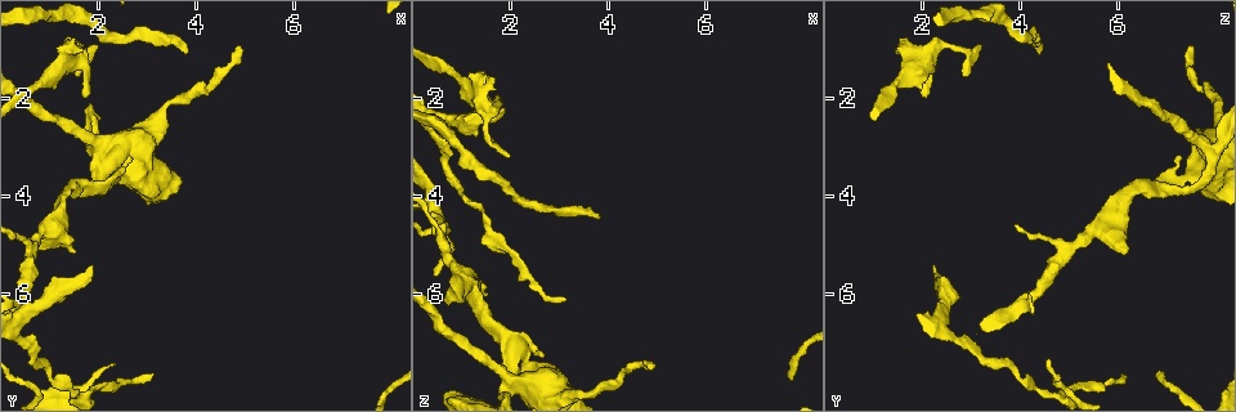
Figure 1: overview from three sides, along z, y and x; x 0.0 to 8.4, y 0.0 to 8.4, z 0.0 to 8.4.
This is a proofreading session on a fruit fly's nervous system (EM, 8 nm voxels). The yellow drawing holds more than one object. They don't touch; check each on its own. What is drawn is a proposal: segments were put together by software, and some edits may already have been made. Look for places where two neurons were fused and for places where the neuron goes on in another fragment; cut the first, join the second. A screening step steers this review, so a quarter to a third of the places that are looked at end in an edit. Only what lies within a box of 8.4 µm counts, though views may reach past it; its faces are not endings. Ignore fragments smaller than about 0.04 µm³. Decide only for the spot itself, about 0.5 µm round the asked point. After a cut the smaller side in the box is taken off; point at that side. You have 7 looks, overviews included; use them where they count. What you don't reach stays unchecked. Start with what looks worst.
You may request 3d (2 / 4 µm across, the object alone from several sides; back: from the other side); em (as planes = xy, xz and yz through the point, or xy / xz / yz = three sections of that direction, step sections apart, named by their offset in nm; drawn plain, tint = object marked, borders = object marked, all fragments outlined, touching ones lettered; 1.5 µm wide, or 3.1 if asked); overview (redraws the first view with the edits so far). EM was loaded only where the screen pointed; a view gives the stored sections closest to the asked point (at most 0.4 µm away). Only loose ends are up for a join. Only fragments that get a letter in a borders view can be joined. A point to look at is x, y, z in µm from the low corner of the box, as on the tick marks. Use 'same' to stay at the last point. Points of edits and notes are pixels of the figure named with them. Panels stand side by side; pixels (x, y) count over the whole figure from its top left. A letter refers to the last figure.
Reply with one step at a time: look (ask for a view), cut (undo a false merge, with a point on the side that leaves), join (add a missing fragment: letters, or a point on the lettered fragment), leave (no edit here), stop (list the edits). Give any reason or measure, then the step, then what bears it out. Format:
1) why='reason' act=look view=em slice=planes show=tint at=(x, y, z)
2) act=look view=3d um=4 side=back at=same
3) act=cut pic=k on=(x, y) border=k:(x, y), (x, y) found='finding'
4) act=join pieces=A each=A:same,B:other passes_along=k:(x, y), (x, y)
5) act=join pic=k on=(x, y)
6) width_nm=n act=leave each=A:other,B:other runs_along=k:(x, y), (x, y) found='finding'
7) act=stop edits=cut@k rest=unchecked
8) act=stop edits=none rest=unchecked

act=look view=em slice=xy step=8 show=borders at=(3.80, 1.10, 4.45)

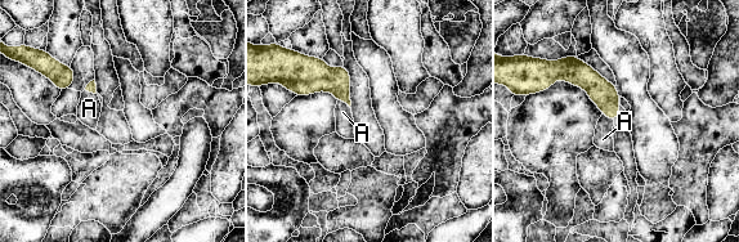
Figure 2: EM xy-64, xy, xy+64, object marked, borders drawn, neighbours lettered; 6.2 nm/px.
why='cut it another way' act=look view=em slice=planes show=borders at=same

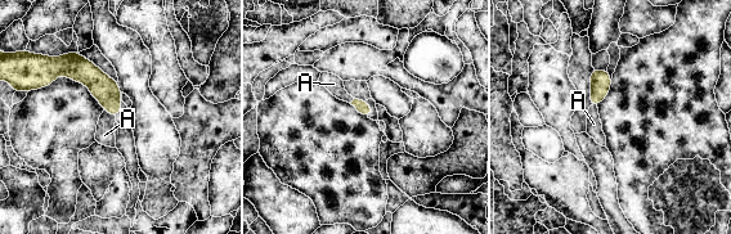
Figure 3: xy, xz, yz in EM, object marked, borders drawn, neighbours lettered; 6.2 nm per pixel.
act=join pieces=A each=A:same passes_along=3:(106, 90), (110, 113), (104, 135) found='it goes on there'

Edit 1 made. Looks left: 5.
act=look view=3d um=2 at=(1.90, 5.45, 2.25)

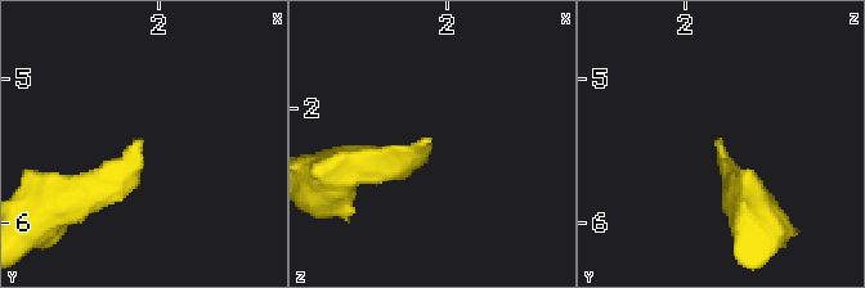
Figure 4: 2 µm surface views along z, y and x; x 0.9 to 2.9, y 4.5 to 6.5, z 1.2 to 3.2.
why='need the tissue' act=look view=em slice=planes show=plain at=(1.88, 5.46, 2.24)

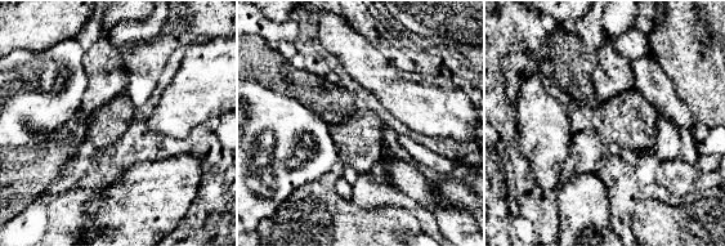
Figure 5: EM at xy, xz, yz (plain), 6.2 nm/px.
why='see the neighbours' act=look view=em slice=planes show=borders at=same

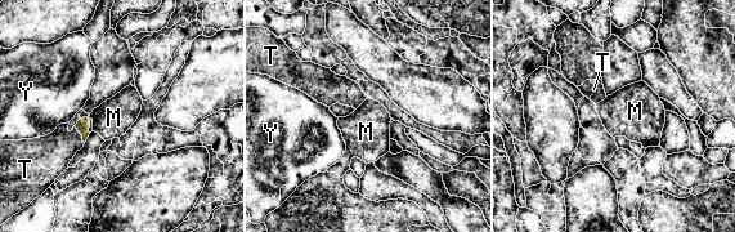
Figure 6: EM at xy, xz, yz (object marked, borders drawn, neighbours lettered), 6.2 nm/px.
act=leave each=M:other,T:other,Y:other border=6:(89, 115), (92, 119) found='none of them fits'

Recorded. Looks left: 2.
why='an open end' act=look view=em slice=planes show=borders at=(1.90, 3.60, 7.70)

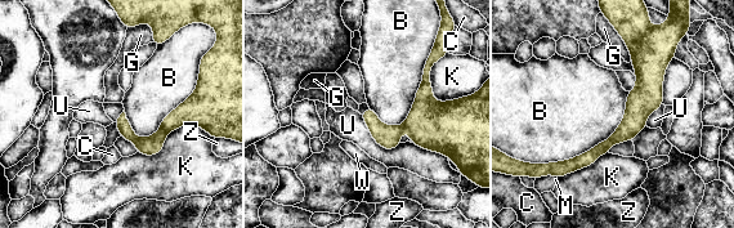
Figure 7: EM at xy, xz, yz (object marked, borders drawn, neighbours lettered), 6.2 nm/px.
act=cut pic=7 on=(658, 47) each=B:other,C:other,G:other,K:other,M:other,U:other,W:other,Z:other border=7:(647, 32), (631, 57) found='two neurons meet here'

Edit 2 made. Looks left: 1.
act=stop edits=join@3,cut@7 rest=unchecked

